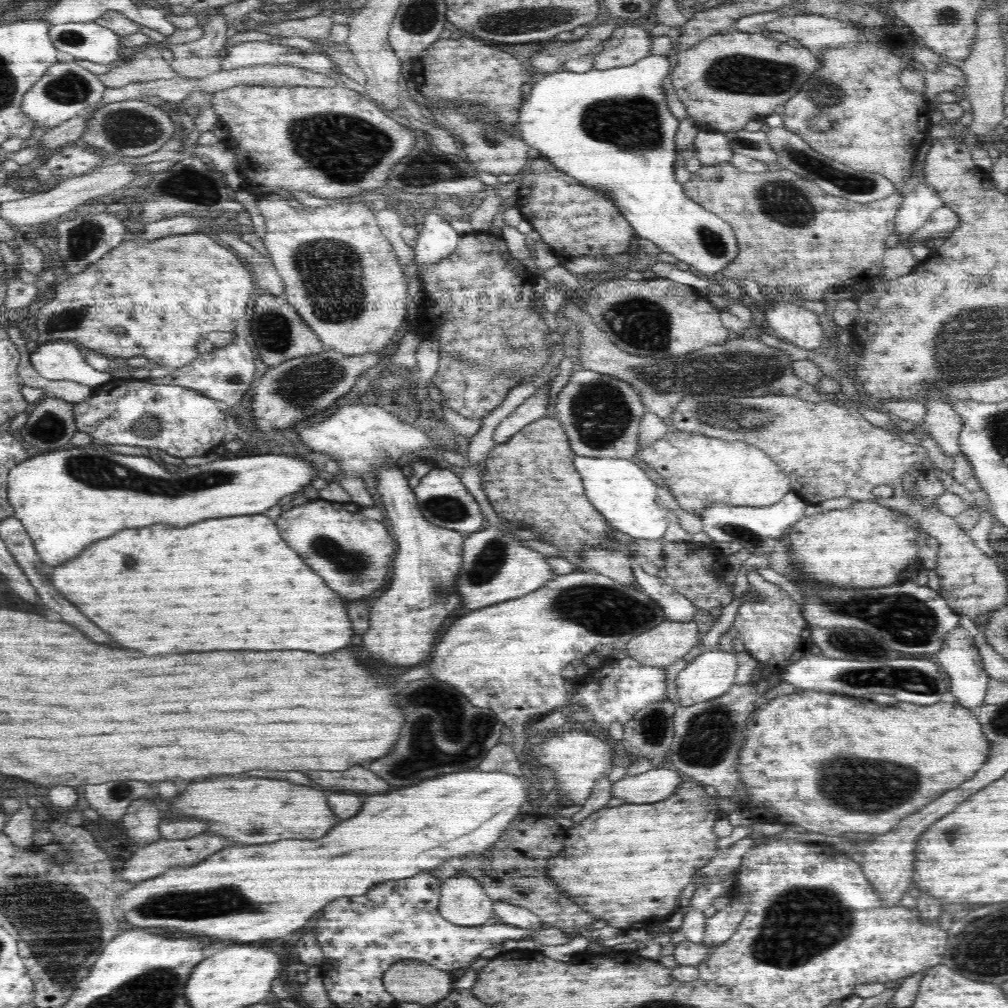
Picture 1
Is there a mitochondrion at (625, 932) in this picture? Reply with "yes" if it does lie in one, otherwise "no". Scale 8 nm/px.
no

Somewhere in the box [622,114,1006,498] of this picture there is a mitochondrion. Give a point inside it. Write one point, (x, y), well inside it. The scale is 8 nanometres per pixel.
(736, 371)

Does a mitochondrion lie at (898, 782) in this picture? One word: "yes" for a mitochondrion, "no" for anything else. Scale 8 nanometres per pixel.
yes

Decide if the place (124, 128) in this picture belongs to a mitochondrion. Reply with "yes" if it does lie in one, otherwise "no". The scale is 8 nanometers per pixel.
yes

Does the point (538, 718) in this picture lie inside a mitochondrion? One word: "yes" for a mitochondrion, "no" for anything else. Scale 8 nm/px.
no

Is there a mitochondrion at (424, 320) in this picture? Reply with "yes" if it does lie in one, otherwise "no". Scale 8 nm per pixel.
no

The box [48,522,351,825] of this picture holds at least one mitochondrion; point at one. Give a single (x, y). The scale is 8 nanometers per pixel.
(118, 792)

